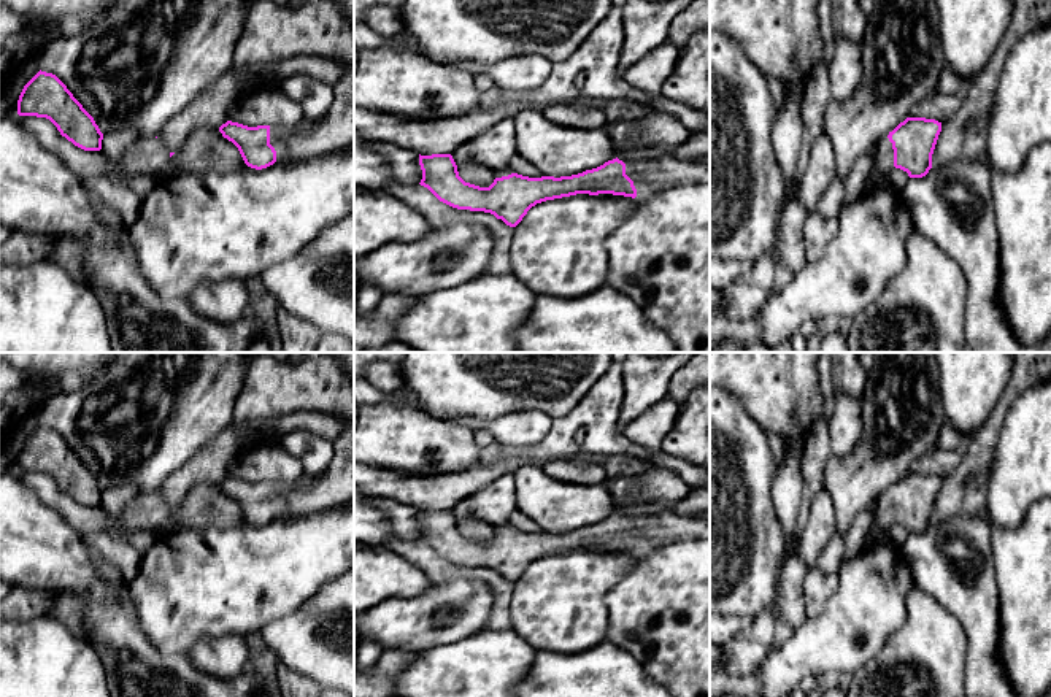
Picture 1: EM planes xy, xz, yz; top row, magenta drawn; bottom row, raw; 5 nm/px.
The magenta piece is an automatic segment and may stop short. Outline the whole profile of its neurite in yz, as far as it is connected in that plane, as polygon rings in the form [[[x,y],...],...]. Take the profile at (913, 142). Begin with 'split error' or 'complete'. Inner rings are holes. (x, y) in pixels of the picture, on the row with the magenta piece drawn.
split error; [[[907,117],[880,140],[872,171],[887,175],[894,168],[910,178],[922,178],[932,168],[932,154],[941,132],[941,122],[926,117]]]

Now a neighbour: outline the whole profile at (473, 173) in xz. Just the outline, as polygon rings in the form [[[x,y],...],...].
[[[478,164],[457,165],[457,171],[465,183],[470,183],[479,187],[489,187],[495,179],[492,170]]]

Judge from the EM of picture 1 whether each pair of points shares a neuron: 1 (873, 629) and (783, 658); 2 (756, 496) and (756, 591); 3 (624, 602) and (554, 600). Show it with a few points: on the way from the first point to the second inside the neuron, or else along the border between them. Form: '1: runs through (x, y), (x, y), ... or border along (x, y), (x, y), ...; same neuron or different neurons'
1: runs through (851, 629), (842, 639), (823, 643), (805, 653); same neuron
2: runs through (756, 519), (756, 567); same neuron
3: border along (627, 572), (604, 597), (604, 639); different neurons

